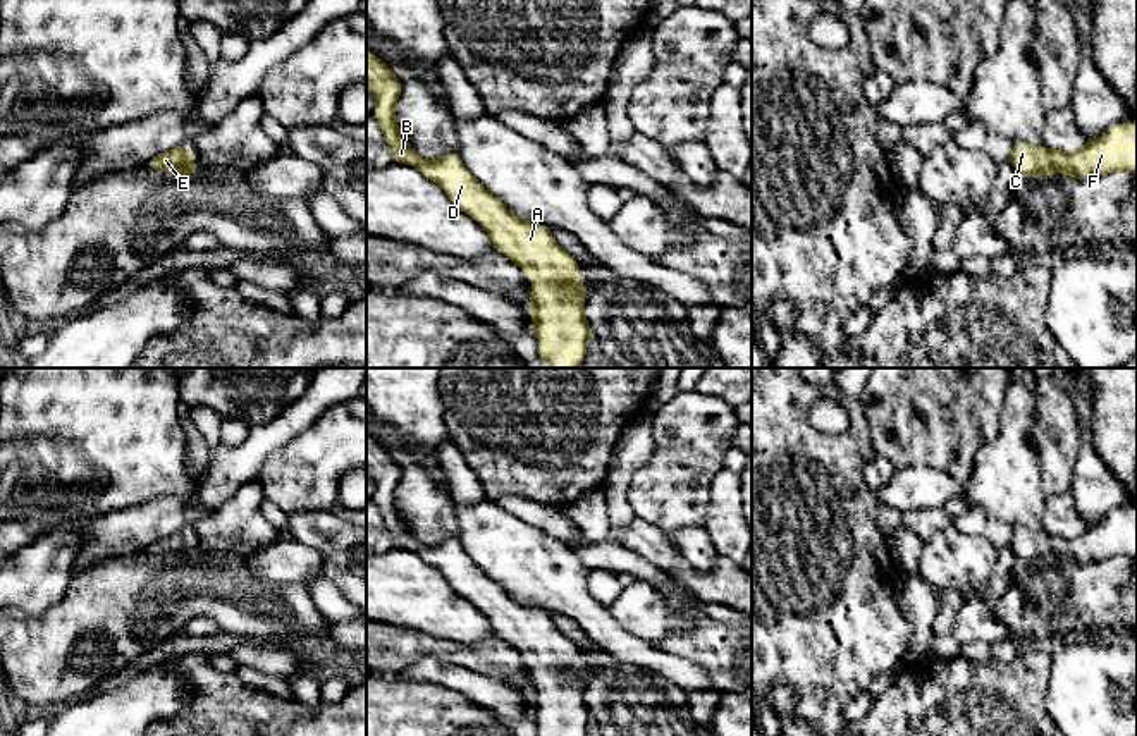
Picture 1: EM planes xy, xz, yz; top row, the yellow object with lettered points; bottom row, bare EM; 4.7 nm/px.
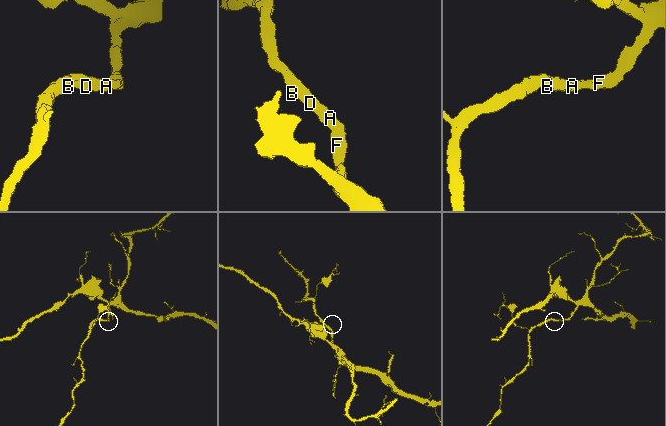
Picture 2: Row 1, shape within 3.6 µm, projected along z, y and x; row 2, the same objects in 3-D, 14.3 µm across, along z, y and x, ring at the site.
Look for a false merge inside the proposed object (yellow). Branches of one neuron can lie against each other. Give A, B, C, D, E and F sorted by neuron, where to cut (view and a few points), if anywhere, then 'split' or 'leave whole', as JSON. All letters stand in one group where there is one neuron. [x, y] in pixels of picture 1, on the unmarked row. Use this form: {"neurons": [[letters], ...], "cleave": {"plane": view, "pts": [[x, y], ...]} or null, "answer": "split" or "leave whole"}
{"neurons": [["A", "B", "C", "D", "E", "F"]], "cleave": null, "answer": "leave whole"}

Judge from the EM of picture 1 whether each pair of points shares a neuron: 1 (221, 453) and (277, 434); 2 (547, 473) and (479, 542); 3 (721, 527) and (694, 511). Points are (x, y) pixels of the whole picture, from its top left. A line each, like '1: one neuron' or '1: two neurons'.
1: one neuron
2: two neurons
3: two neurons

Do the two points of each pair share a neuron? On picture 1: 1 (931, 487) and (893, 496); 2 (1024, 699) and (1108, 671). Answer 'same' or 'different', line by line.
1: same
2: different

